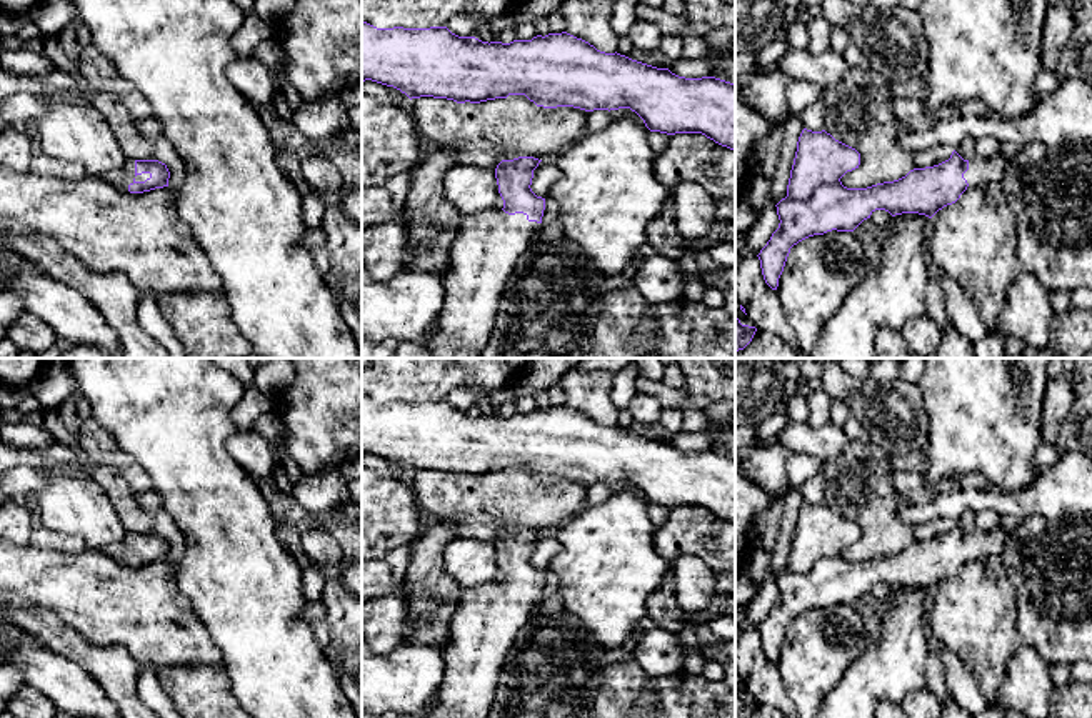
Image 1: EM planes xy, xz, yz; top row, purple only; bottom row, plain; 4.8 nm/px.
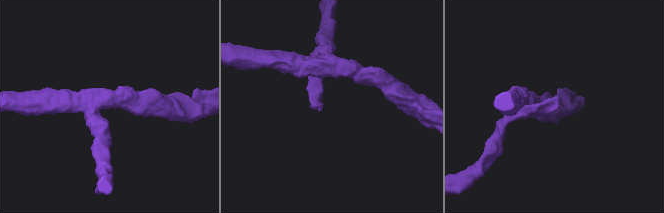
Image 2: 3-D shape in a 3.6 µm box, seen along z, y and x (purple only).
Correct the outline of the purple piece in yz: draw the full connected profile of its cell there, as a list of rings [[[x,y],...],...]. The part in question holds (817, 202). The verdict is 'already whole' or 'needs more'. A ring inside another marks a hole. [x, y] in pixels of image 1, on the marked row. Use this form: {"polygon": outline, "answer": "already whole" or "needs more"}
{"polygon": [[[804,128],[790,170],[787,197],[777,207],[779,228],[757,255],[765,283],[777,290],[790,248],[827,232],[854,232],[875,210],[892,217],[919,213],[932,218],[955,203],[969,185],[985,188],[1000,183],[1009,158],[975,157],[964,160],[955,150],[950,158],[905,177],[867,188],[847,188],[840,178],[860,165],[860,153],[825,130]]], "answer": "needs more"}

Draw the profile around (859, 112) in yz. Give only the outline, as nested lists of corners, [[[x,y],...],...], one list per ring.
[[[850,68],[840,82],[824,87],[820,98],[825,102],[825,132],[860,153],[860,165],[840,178],[844,187],[867,188],[894,182],[915,168],[914,153],[899,145],[899,137],[907,128],[895,120],[889,80],[872,68]]]

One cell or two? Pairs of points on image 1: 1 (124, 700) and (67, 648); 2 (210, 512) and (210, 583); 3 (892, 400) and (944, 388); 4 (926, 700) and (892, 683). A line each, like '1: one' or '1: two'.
1: one
2: one
3: two
4: two

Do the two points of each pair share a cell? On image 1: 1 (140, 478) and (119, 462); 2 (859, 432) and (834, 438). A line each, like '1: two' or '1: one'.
1: two
2: two

